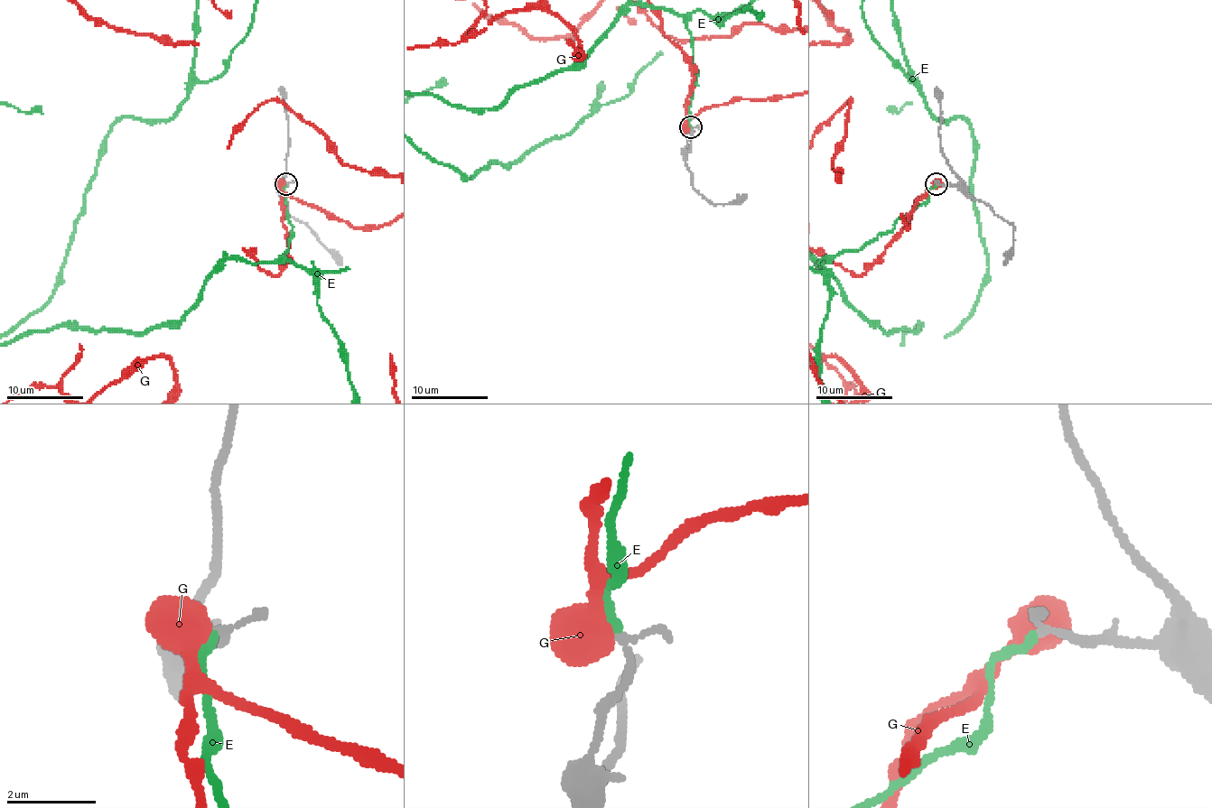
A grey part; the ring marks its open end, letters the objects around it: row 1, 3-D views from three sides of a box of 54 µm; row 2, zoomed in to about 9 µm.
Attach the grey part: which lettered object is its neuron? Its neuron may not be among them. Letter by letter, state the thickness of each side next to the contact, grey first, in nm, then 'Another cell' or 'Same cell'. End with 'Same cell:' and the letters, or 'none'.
E: Thickness 140 nm (grey) against 170 nm. Same cell
G: Thickness 140 nm (grey) against 500 nm. Another cell
Same cell: E

